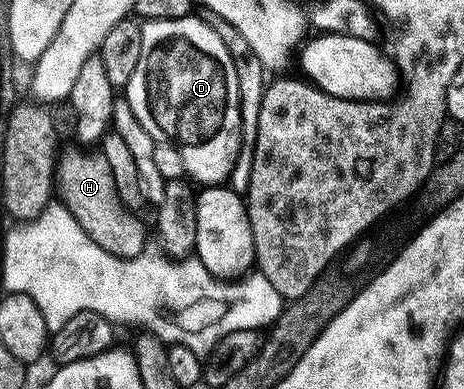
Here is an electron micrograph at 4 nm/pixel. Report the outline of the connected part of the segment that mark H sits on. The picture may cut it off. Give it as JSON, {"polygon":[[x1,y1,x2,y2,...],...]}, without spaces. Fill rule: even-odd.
{"polygon":[[71,151,66,155,67,152,57,163,57,191,60,196,63,194,62,202,85,229,91,242,101,245,101,249,118,259,140,258,148,250,147,231,139,217,127,211,120,202,106,159,99,155,82,155,79,151]]}

